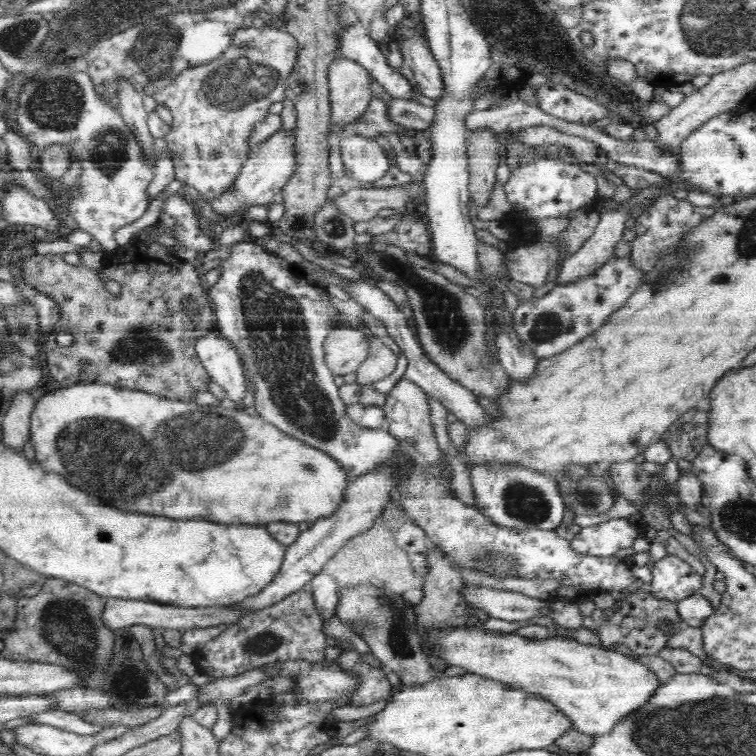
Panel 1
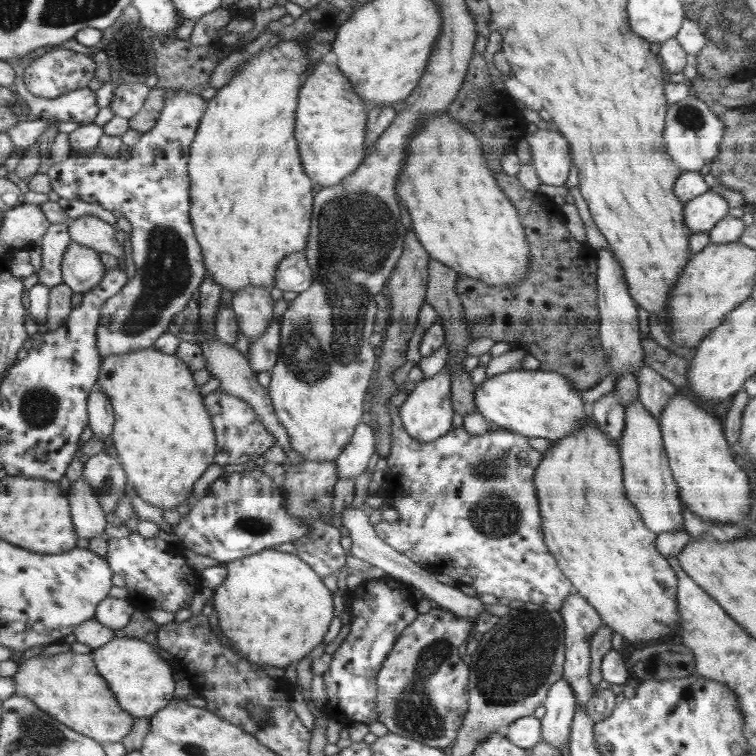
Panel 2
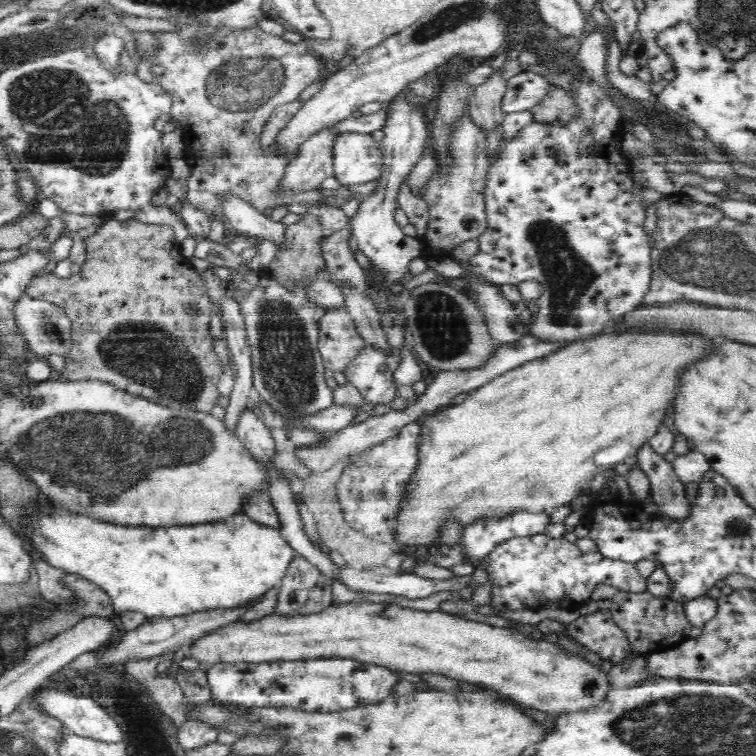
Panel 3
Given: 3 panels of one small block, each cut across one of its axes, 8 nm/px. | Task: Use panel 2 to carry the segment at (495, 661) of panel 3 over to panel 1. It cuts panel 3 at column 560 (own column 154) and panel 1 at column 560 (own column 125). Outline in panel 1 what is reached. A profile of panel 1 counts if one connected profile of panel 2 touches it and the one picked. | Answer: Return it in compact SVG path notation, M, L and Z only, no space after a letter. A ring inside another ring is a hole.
M473 622L432 632L421 630L418 624L418 634L425 654L434 653L449 666L466 669L466 673L492 678L548 699L566 713L576 730L592 738L610 734L623 718L645 706L662 686L644 664L612 649L581 644L564 636L533 639L516 633L476 630Z

